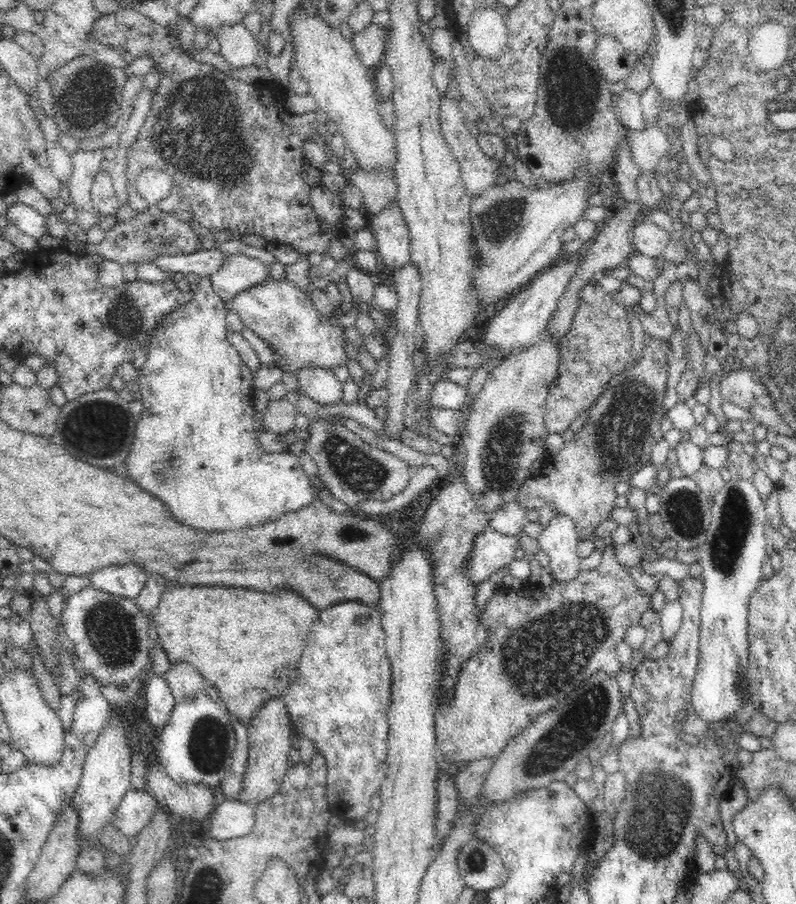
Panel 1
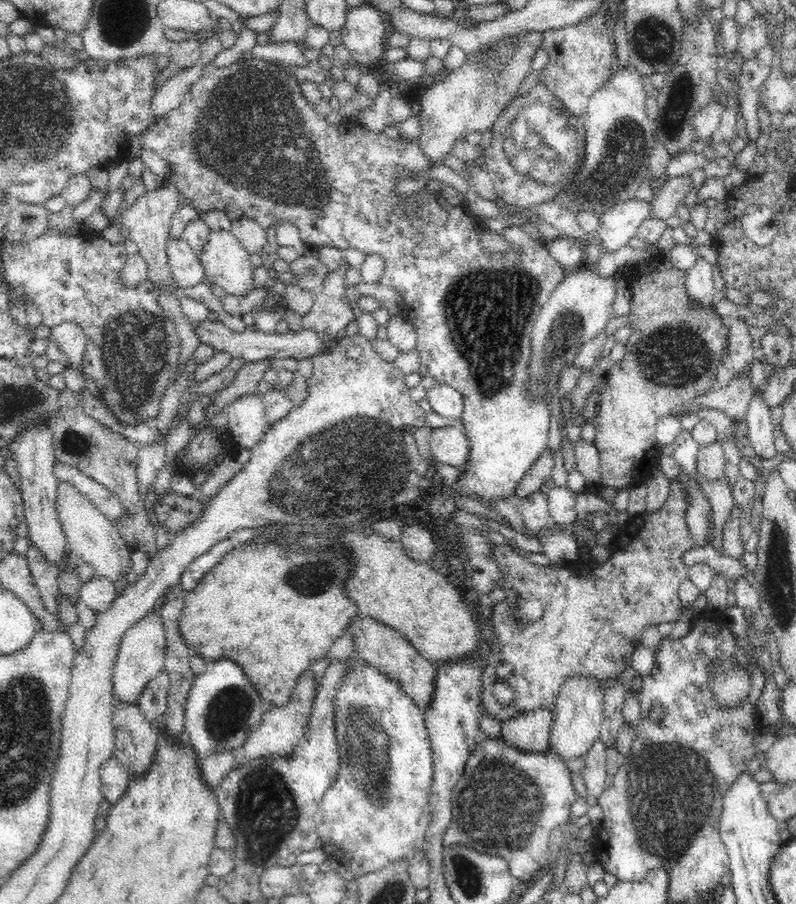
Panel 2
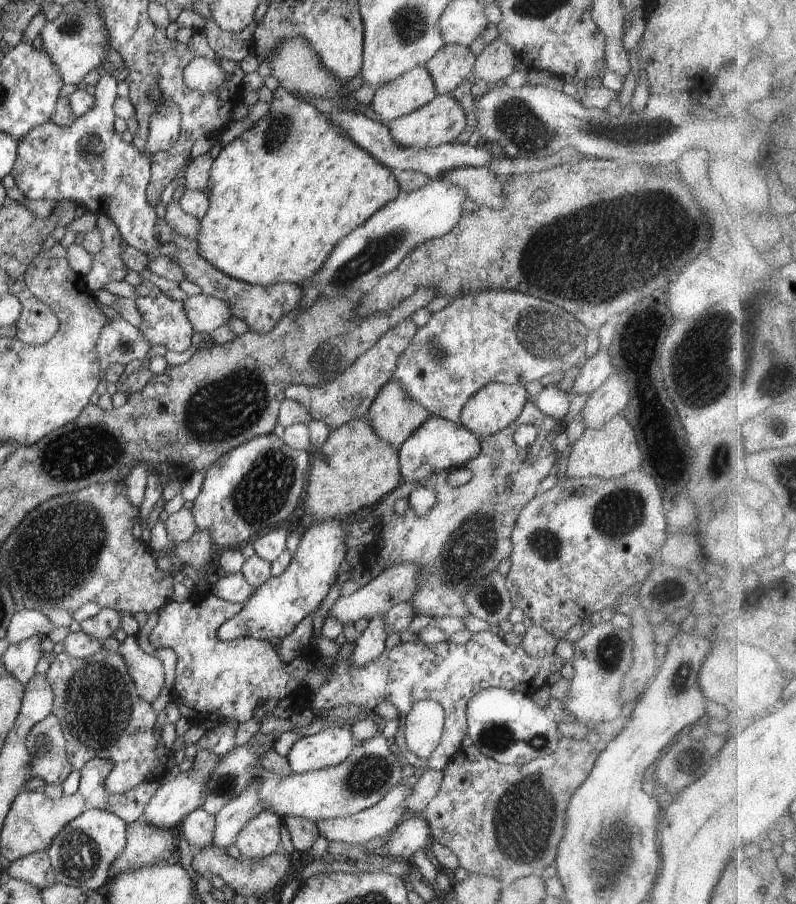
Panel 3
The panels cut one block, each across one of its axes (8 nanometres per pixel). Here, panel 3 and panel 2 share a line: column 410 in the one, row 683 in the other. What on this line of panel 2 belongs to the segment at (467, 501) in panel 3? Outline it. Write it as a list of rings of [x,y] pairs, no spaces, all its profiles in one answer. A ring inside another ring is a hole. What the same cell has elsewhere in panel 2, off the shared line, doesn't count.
[[[679,477],[674,478],[669,484],[670,492],[666,502],[656,511],[654,514],[642,514],[642,516],[638,516],[638,518],[632,518],[632,520],[628,519],[628,524],[618,525],[616,531],[616,540],[611,550],[611,555],[606,562],[597,564],[585,564],[585,566],[572,566],[572,568],[566,567],[556,567],[553,565],[543,567],[541,565],[535,565],[530,563],[522,555],[518,555],[518,553],[514,552],[514,549],[510,548],[507,544],[498,545],[495,548],[495,561],[499,564],[500,572],[502,573],[501,580],[503,580],[499,587],[504,590],[504,596],[506,598],[497,602],[496,606],[493,608],[492,615],[490,616],[490,623],[492,623],[492,629],[494,629],[494,646],[492,646],[492,654],[491,657],[488,658],[488,664],[484,668],[484,672],[482,672],[482,676],[480,676],[480,680],[482,683],[481,686],[481,704],[482,704],[482,713],[483,716],[491,716],[499,721],[505,721],[509,718],[536,710],[536,709],[546,709],[551,708],[553,706],[553,702],[555,701],[556,695],[559,693],[562,684],[567,678],[570,676],[576,676],[576,674],[580,676],[585,676],[586,678],[595,678],[602,687],[604,682],[608,680],[608,678],[617,678],[620,673],[624,670],[624,668],[631,666],[631,658],[633,654],[633,650],[641,644],[641,636],[644,628],[646,626],[657,626],[657,624],[662,624],[662,622],[673,622],[675,623],[680,619],[682,614],[682,604],[680,599],[678,599],[678,587],[680,583],[689,578],[689,567],[686,566],[681,561],[681,556],[687,550],[693,549],[694,547],[698,547],[695,542],[691,539],[690,533],[687,529],[687,524],[685,521],[685,512],[686,512],[686,501],[685,501],[685,492],[683,491],[683,486],[681,482],[677,482]],[[532,600],[538,600],[540,602],[540,606],[542,606],[542,616],[537,621],[532,621],[530,618],[532,616],[528,616],[526,619],[526,612],[530,612],[532,614]],[[500,664],[508,664],[511,666],[511,675],[508,683],[510,687],[516,691],[516,698],[514,698],[514,702],[510,702],[508,705],[500,704],[493,695],[493,682],[495,681],[496,676],[496,668],[500,666]]]

